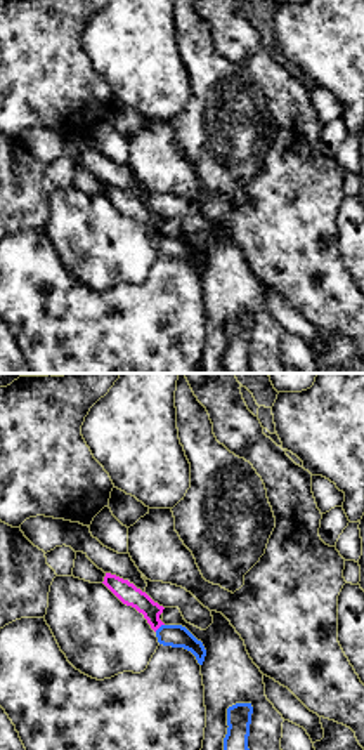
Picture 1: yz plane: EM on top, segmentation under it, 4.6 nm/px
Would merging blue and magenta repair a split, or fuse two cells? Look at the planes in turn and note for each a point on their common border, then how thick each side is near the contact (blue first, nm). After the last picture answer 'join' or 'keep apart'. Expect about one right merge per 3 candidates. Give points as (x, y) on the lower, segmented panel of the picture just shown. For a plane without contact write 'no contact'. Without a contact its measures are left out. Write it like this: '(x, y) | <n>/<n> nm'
(160, 627) | 110/100 nm

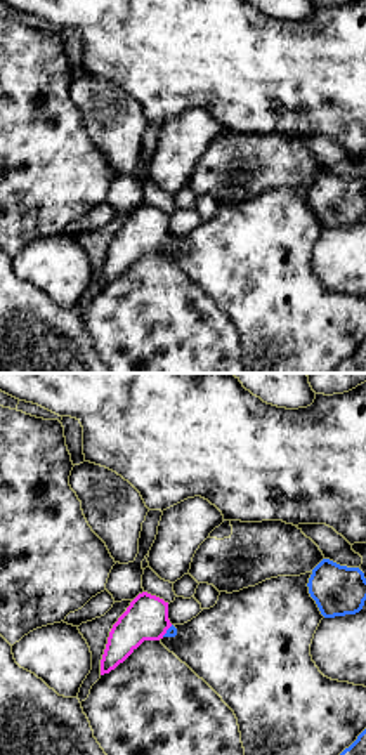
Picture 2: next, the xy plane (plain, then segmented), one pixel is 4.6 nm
(167, 630) | 50/200 nm

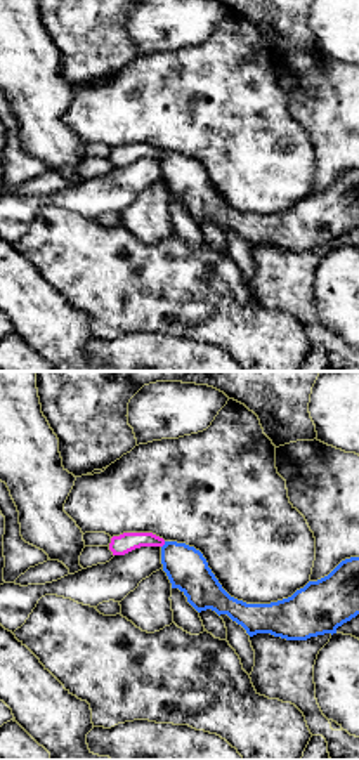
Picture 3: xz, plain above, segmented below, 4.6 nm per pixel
(163, 545) | 190/90 nm

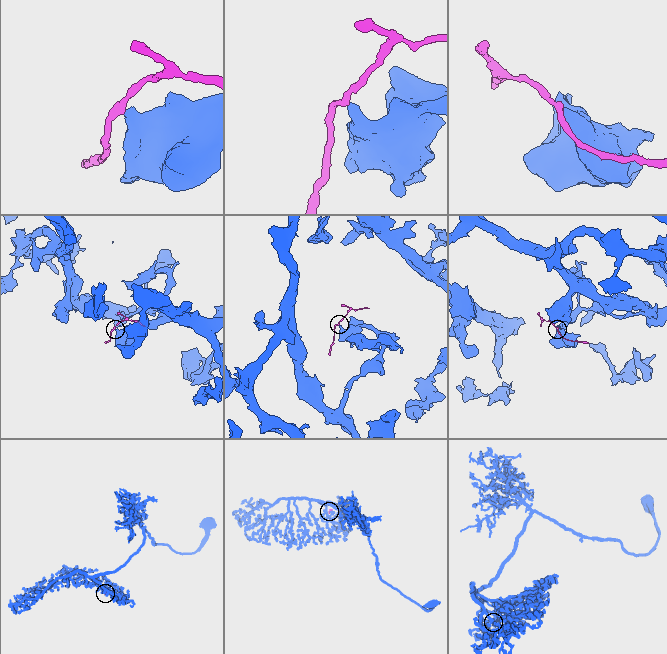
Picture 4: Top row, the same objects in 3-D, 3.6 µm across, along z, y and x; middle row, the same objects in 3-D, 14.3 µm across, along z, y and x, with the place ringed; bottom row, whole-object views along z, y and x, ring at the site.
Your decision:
keep apart

